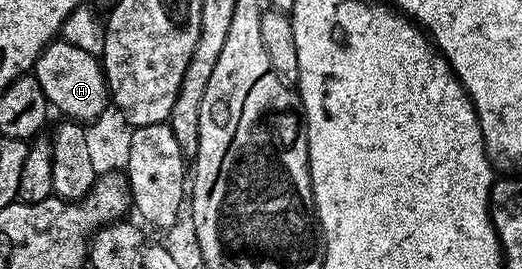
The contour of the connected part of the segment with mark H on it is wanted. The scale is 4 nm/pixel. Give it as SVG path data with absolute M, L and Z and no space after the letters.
M56 38L42 51L34 62L32 74L40 82L41 89L49 102L49 105L56 111L62 112L62 116L73 119L81 124L93 122L110 104L109 88L106 85L106 76L101 68L101 61L97 55L88 53L78 46L74 46L64 39Z

